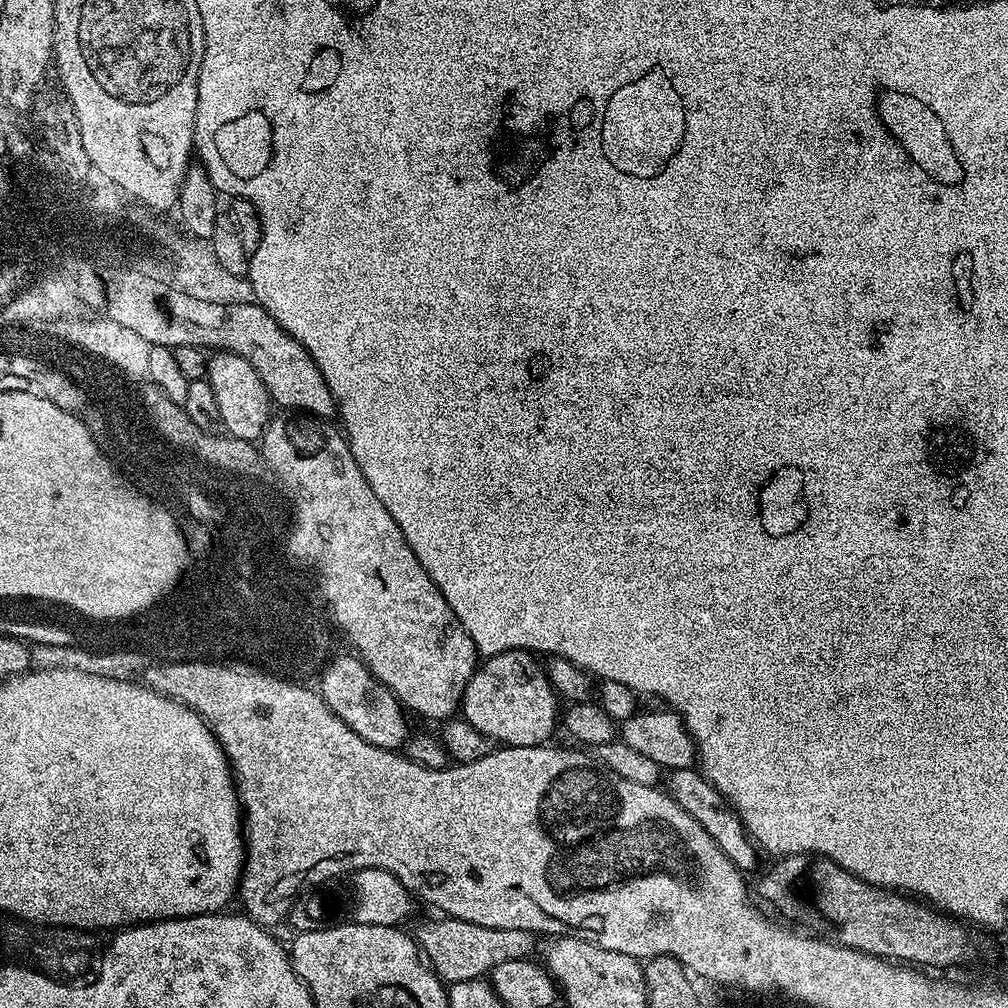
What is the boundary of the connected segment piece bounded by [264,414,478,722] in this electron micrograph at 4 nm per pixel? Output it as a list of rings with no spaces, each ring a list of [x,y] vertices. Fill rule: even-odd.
[[[276,414],[268,421],[264,431],[268,436],[269,460],[272,460],[273,467],[276,467],[277,472],[284,476],[285,483],[288,483],[288,487],[293,488],[293,495],[296,495],[296,526],[295,531],[291,532],[292,544],[288,544],[288,548],[292,548],[292,556],[296,556],[296,560],[300,560],[300,564],[308,564],[308,568],[315,570],[315,587],[321,597],[325,596],[328,599],[328,612],[332,615],[333,622],[344,631],[345,638],[356,647],[355,655],[363,660],[364,665],[400,699],[401,704],[409,713],[418,712],[430,720],[443,722],[455,713],[452,712],[455,708],[457,711],[461,707],[466,682],[470,682],[470,678],[478,667],[476,647],[470,634],[466,634],[466,630],[460,625],[460,619],[456,617],[454,610],[450,610],[446,598],[442,598],[438,586],[434,586],[430,574],[426,574],[426,570],[422,570],[422,562],[418,562],[414,550],[410,550],[398,522],[394,522],[394,518],[390,518],[390,510],[386,510],[386,506],[382,506],[382,498],[378,498],[378,494],[374,494],[374,490],[370,490],[370,482],[366,482],[358,462],[354,462],[354,454],[348,448],[348,441],[343,431],[332,423],[331,419],[307,414]]]

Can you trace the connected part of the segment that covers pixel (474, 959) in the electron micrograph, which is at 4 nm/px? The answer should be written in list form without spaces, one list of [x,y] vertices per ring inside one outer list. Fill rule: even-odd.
[[[441,915],[439,919],[422,921],[414,931],[414,939],[429,965],[448,986],[487,977],[498,962],[527,960],[536,948],[538,936],[535,932],[487,928],[453,916]]]

